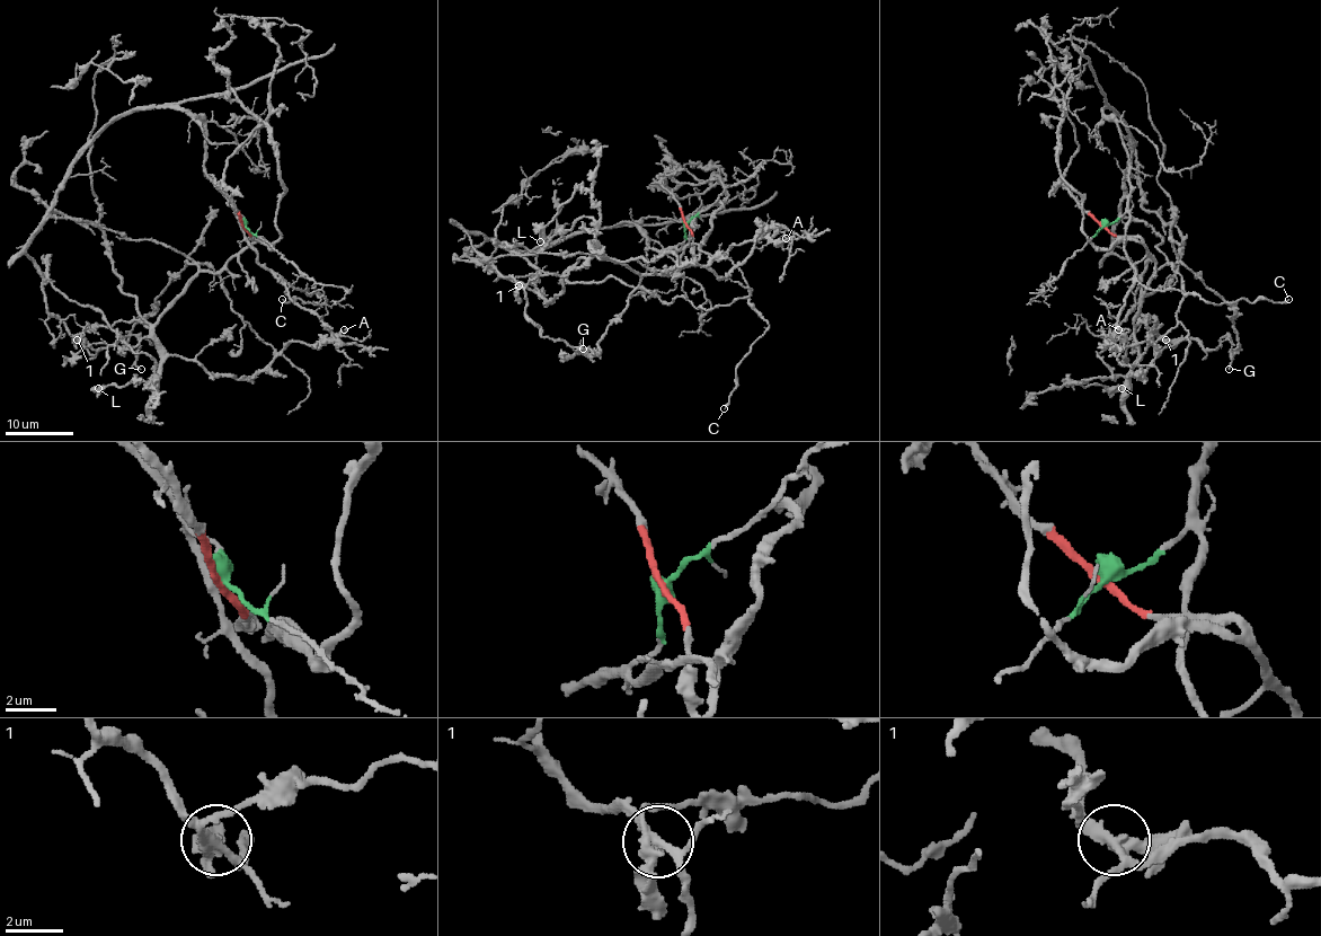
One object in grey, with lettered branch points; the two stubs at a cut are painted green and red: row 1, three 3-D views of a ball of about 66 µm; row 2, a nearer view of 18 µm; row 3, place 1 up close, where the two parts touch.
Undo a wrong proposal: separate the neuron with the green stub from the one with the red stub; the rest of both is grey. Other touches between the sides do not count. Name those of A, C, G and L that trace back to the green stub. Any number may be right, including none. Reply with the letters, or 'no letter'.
A, C, G

